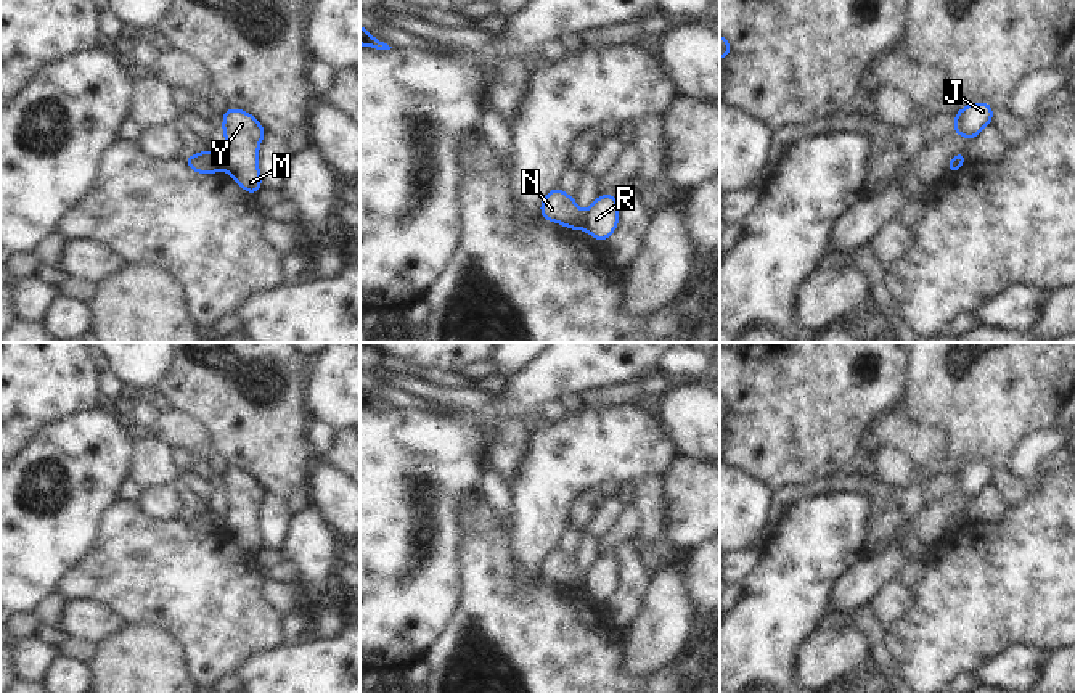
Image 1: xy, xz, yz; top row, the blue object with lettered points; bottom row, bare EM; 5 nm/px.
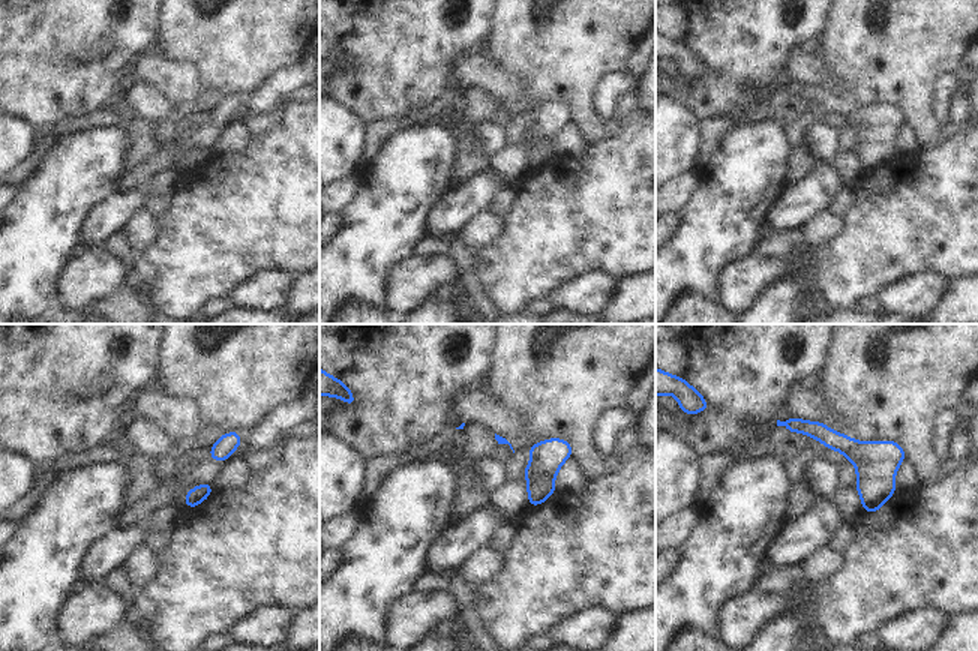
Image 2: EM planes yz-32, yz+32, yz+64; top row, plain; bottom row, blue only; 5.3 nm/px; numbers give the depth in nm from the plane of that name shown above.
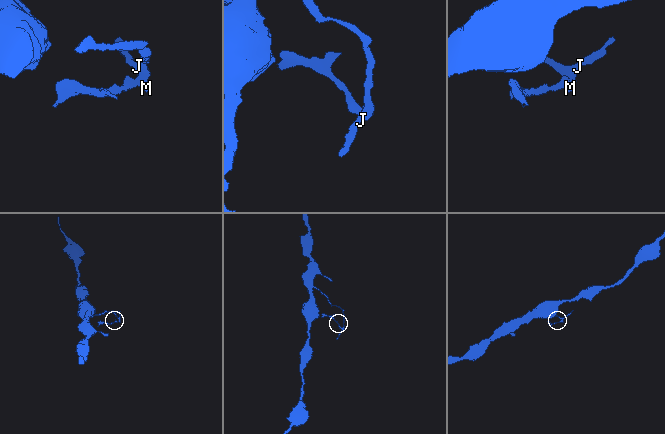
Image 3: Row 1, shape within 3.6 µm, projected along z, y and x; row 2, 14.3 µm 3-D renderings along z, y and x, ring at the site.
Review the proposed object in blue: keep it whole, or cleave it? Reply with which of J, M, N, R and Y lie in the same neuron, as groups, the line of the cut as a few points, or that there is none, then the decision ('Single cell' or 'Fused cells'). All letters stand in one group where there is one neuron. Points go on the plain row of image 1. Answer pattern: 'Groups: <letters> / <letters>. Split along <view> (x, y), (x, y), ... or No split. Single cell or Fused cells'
Groups: J M R Y / N. Split along xy (222, 515), (224, 529). Fused cells.

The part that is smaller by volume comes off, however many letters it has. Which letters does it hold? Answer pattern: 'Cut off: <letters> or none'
Cut off: N

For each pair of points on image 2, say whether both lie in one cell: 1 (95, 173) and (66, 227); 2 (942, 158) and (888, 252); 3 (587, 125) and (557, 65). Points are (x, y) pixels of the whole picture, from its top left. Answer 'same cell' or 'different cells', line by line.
1: same cell
2: same cell
3: same cell

